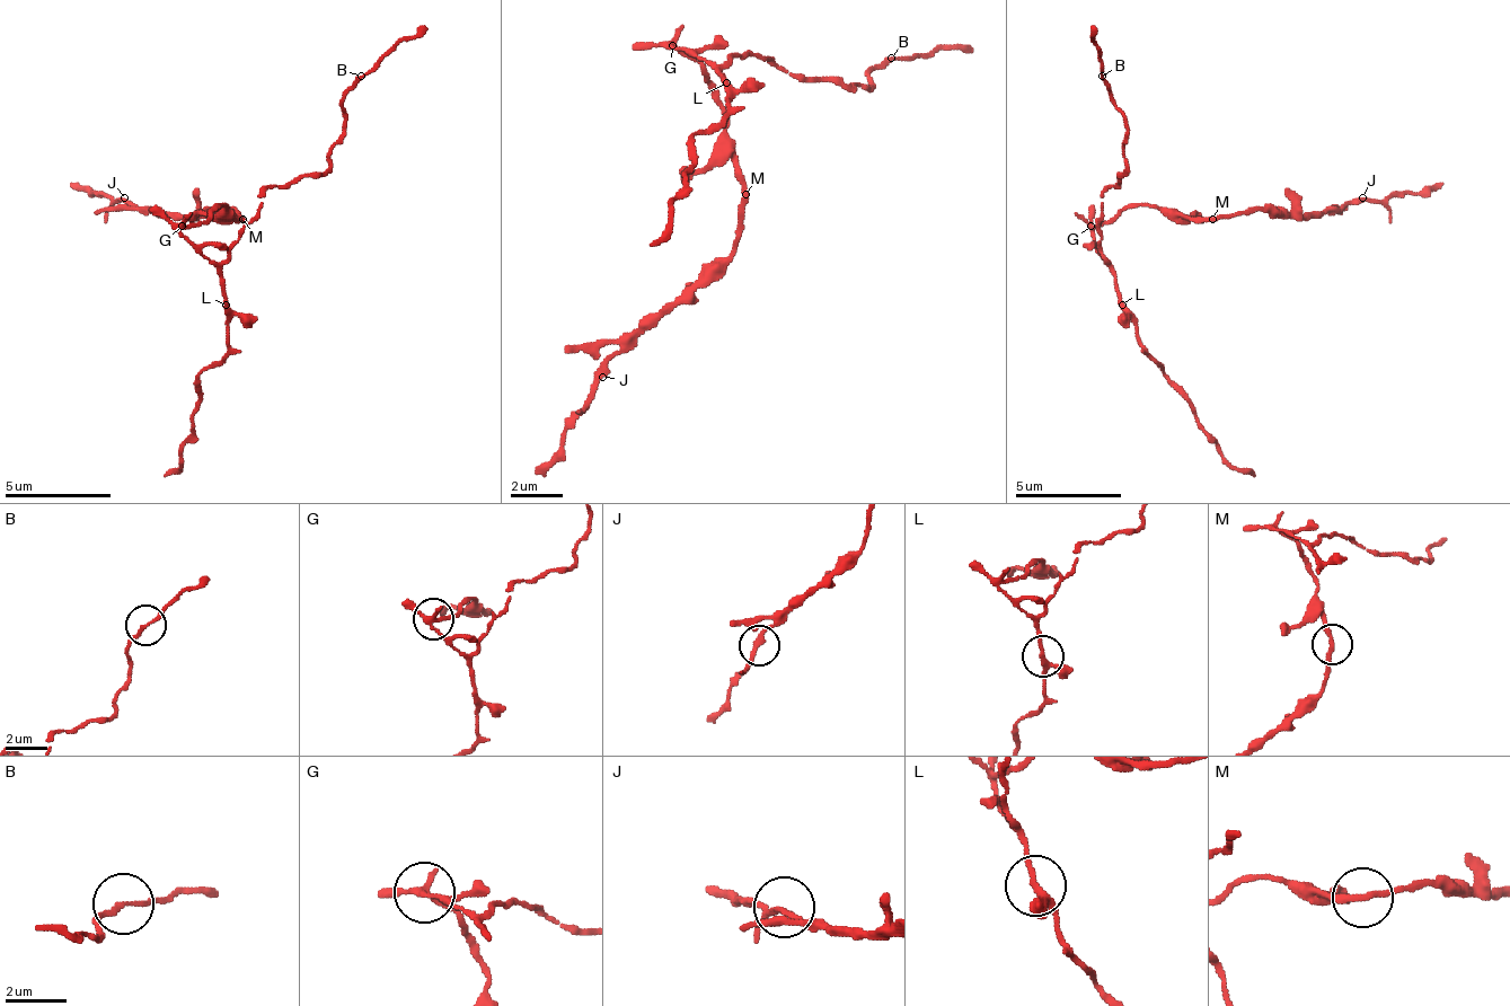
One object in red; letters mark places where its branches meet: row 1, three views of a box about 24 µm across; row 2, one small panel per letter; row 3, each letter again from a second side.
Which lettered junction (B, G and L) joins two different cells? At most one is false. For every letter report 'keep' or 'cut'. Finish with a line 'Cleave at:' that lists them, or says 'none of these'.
B: keep
G: cut
L: keep
Cleave at: G

